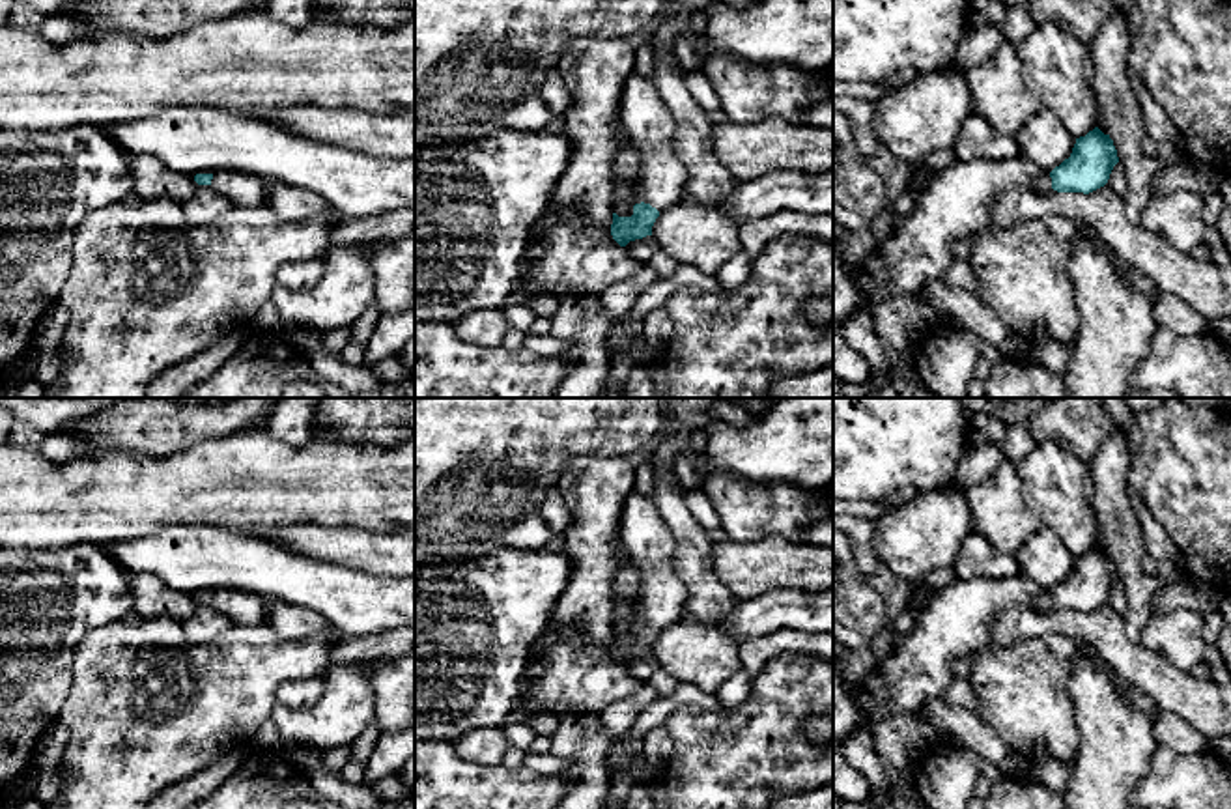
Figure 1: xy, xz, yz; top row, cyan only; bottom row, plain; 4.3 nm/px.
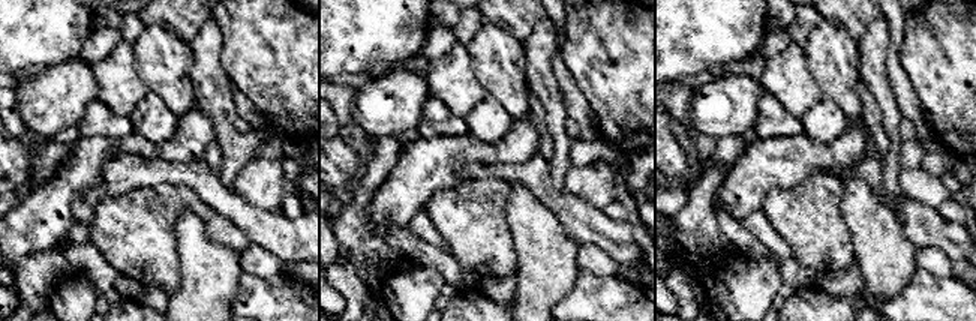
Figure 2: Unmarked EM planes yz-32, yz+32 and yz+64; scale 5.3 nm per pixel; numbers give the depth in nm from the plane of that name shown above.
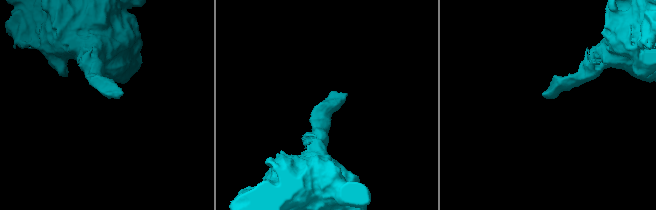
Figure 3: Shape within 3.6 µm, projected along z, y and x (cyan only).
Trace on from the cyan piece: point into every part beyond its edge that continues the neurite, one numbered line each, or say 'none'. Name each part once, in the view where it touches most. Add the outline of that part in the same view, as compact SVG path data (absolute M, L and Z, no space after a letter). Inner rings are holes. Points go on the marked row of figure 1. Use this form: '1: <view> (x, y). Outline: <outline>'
1: xz (650, 126). Outline: M639 73L628 77L618 120L641 157L641 177L635 187L639 200L659 213L678 204L686 196L687 168L676 157L676 121L654 80Z

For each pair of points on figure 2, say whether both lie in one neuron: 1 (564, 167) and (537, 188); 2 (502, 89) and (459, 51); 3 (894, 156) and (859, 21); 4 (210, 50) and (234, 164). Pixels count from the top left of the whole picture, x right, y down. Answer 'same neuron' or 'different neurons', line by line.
1: different neurons
2: different neurons
3: different neurons
4: same neuron

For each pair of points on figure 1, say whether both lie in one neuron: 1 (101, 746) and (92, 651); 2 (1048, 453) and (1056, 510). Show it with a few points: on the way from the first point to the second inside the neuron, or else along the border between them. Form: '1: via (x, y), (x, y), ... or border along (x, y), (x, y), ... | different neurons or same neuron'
1: via (101, 722), (101, 684), (96, 675) | same neuron
2: via (1050, 468), (1056, 496) | same neuron

